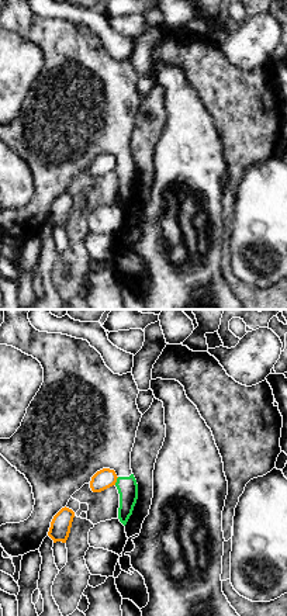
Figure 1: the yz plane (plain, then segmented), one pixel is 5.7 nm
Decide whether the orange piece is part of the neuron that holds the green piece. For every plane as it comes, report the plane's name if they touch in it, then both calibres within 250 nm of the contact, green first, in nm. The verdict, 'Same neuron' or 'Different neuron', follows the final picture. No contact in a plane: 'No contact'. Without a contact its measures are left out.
Touches green in yz. Thickness 120 nm (green) against 120 nm

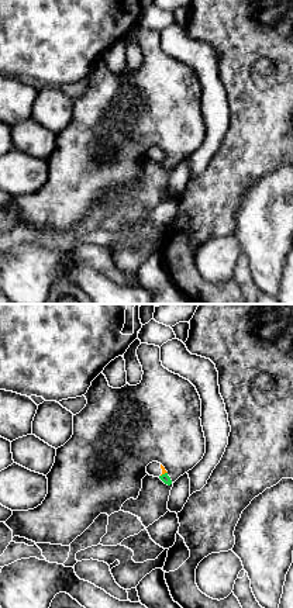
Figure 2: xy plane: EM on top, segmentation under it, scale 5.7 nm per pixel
Touches green in xy. Thickness 50 nm (green) against 20 nm

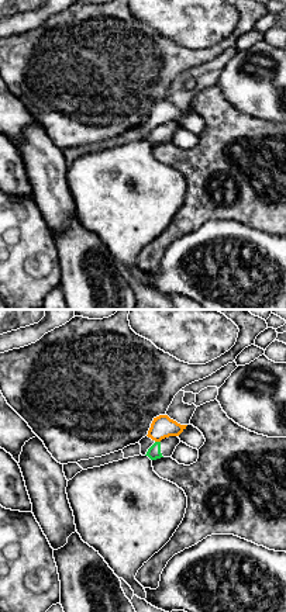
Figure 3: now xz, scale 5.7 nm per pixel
Touches green in xz. Thickness 80 nm (green) against 130 nm

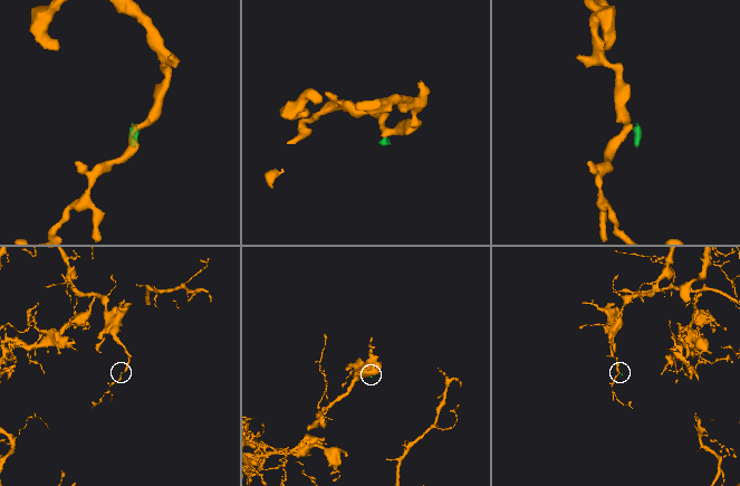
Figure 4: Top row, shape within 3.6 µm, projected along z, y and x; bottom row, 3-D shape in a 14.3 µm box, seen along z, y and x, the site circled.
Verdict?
Different neuron

